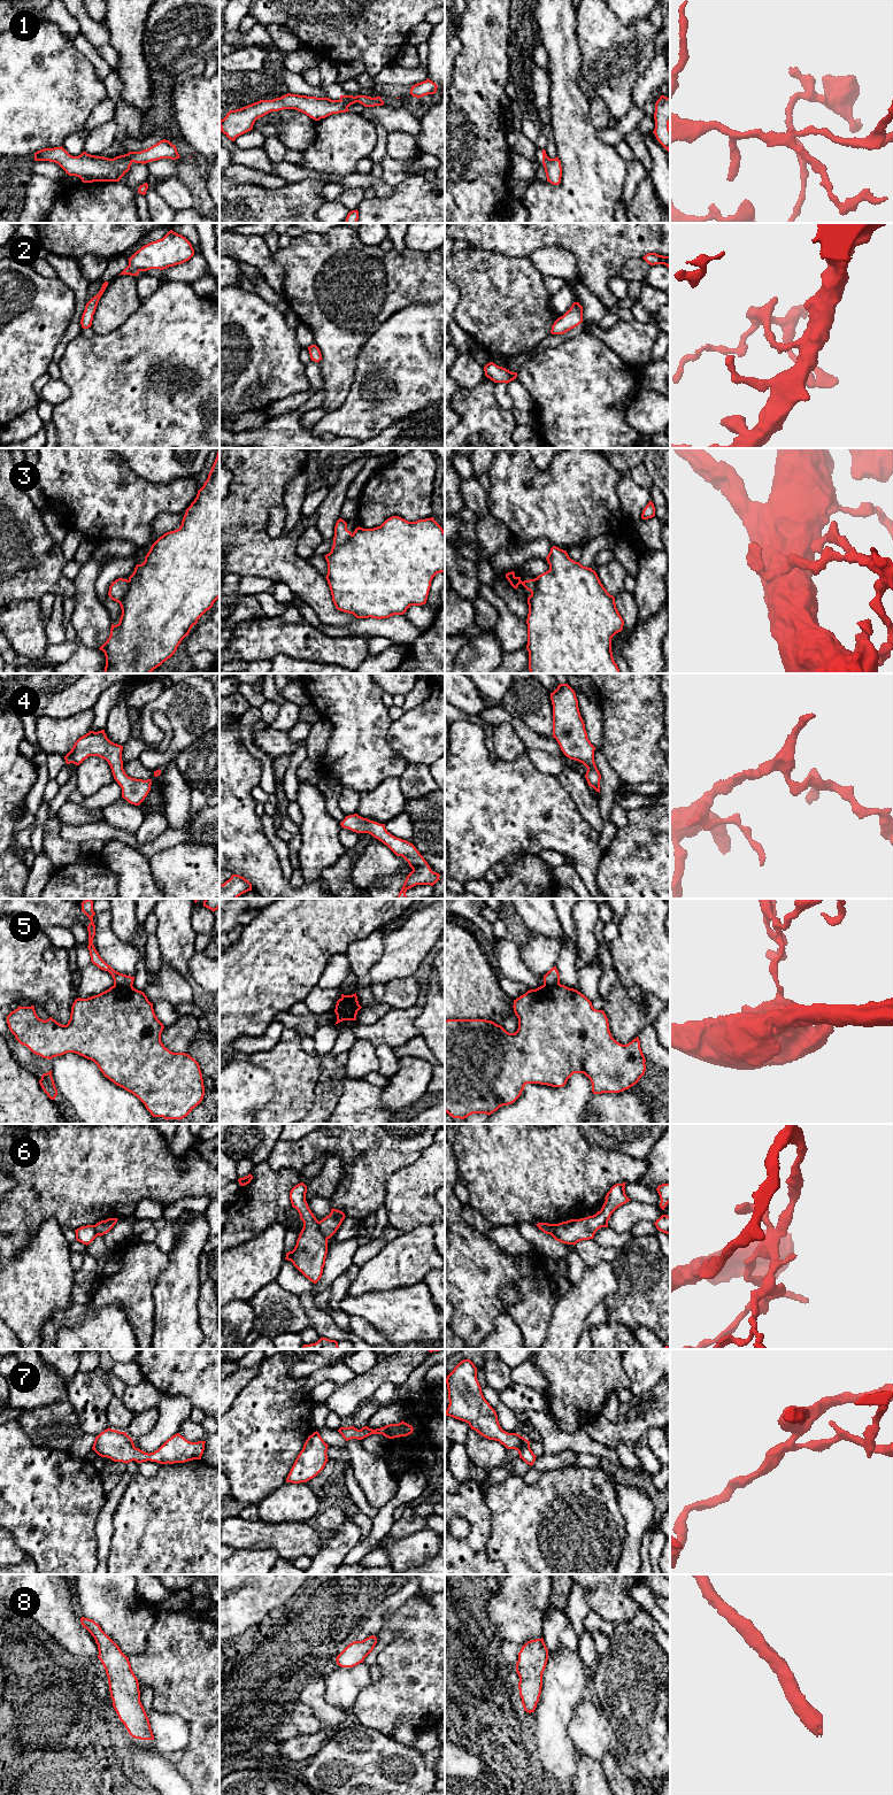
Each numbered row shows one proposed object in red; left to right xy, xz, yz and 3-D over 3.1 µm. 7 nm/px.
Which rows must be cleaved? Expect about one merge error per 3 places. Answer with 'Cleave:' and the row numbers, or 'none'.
Cleave: 1, 3, 5, 6

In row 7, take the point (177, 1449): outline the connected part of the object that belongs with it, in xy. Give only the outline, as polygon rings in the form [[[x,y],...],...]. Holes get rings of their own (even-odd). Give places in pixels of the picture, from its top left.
[[[107,1428],[95,1436],[92,1449],[101,1457],[110,1458],[114,1462],[130,1463],[136,1461],[156,1462],[160,1464],[185,1463],[193,1459],[201,1459],[206,1441],[191,1442],[179,1433],[168,1439],[154,1453],[145,1453],[134,1447],[133,1440],[126,1432]]]

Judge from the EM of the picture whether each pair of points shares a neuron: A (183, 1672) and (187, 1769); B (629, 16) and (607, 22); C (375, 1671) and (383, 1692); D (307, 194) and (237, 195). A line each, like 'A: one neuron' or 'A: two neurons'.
A: one neuron
B: two neurons
C: two neurons
D: one neuron

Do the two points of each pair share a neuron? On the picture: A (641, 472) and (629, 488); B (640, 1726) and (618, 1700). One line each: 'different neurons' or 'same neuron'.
A: different neurons
B: same neuron

